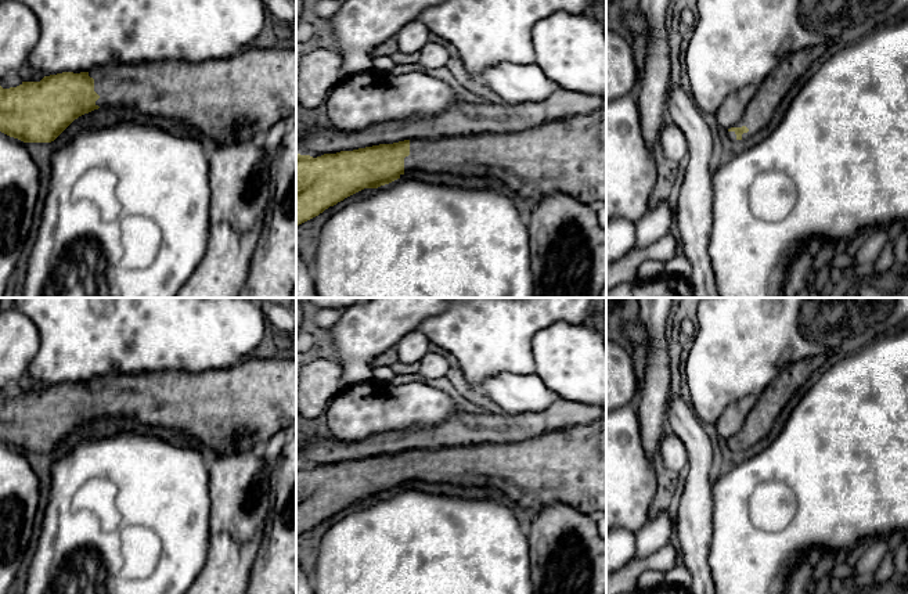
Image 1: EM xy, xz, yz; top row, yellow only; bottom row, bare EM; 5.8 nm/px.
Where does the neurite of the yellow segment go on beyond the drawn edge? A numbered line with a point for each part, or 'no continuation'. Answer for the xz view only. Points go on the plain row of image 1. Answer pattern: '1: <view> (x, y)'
1: xz (569, 465)

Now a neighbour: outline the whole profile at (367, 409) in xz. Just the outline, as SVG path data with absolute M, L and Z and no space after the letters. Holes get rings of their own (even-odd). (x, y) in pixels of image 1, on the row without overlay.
M375 379L340 390L325 408L332 435L345 443L383 432L435 428L458 413L455 402L440 388Z

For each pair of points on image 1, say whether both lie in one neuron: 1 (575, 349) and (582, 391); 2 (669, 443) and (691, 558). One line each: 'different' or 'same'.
1: same
2: different

